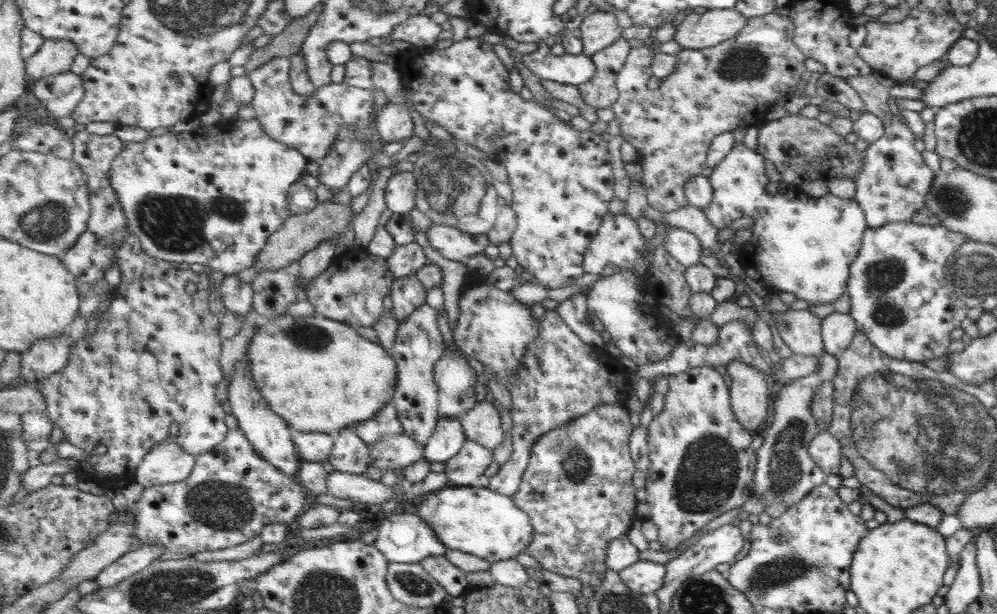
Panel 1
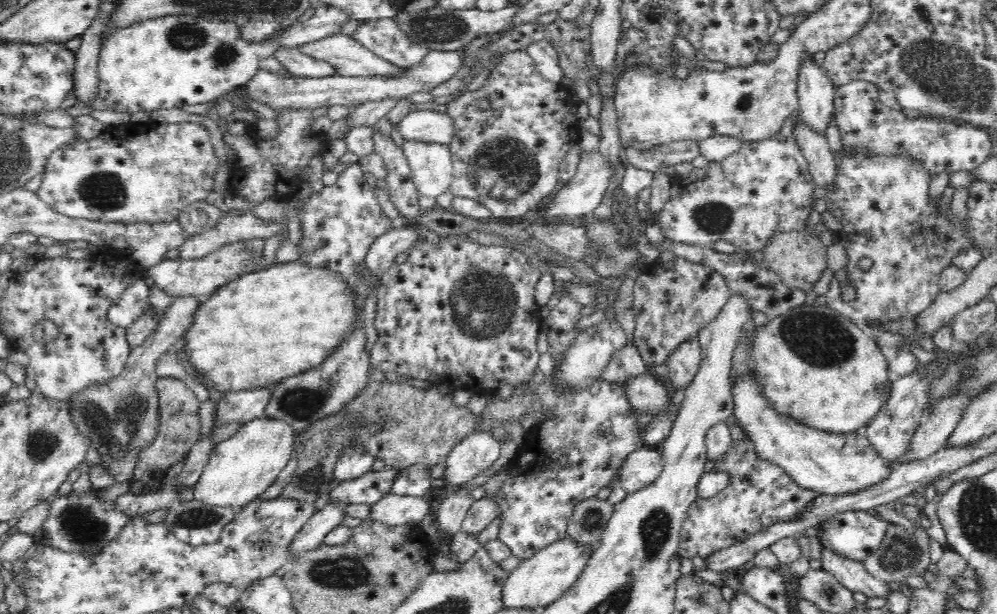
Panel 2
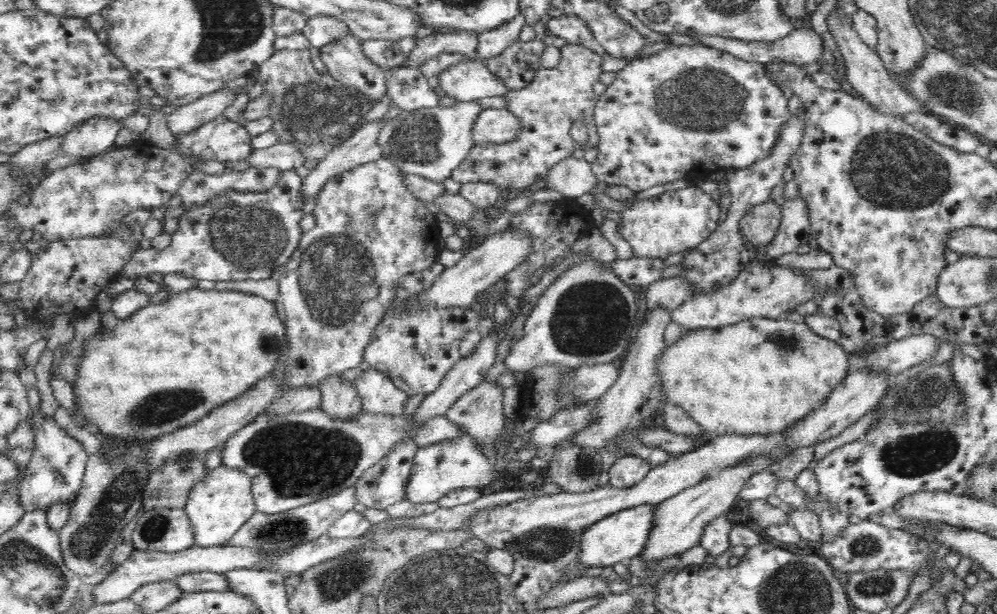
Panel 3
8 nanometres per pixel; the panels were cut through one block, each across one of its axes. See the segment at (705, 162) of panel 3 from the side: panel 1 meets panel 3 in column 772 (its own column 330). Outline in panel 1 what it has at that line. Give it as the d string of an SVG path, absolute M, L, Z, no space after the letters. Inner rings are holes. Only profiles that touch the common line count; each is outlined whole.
M289 57L273 58L256 68L249 78L255 87L253 108L256 119L265 132L283 144L300 149L311 161L321 161L336 146L340 132L349 127L356 137L373 148L371 114L376 112L372 89L359 88L346 81L319 86L313 96L301 96L291 81L292 60Z

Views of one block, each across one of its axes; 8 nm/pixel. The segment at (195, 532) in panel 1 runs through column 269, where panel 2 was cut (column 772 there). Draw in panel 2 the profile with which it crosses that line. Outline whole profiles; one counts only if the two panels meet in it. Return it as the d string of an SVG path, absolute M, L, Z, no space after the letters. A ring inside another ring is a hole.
M747 438L741 444L732 441L730 446L730 450L723 454L721 460L708 464L709 469L725 474L729 478L729 484L717 496L712 496L708 499L698 498L688 508L679 538L679 555L681 557L694 558L694 556L700 556L700 558L707 559L713 552L718 552L723 548L728 548L737 542L746 540L750 536L766 530L772 524L796 522L796 520L800 520L804 516L804 512L820 496L820 493L816 491L800 487L788 475L788 472L778 467L778 465L760 459L758 453L756 453L756 446L750 439Z

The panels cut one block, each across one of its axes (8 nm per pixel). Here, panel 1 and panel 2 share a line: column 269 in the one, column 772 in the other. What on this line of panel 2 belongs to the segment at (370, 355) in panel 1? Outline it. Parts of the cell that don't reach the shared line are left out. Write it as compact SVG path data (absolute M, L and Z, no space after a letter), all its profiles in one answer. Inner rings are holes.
M807 301L798 308L791 308L786 314L774 317L767 324L756 327L748 343L751 344L749 350L751 356L748 362L750 363L751 370L757 376L757 383L762 385L762 390L765 392L766 398L771 402L771 405L778 412L788 414L794 420L801 421L802 424L808 424L812 428L831 433L856 432L858 428L867 426L879 413L880 408L886 404L888 398L890 398L893 381L889 378L889 363L884 358L884 355L882 355L876 339L868 331L863 331L861 328L858 328L858 325L851 318L830 308L827 304L822 306Z

